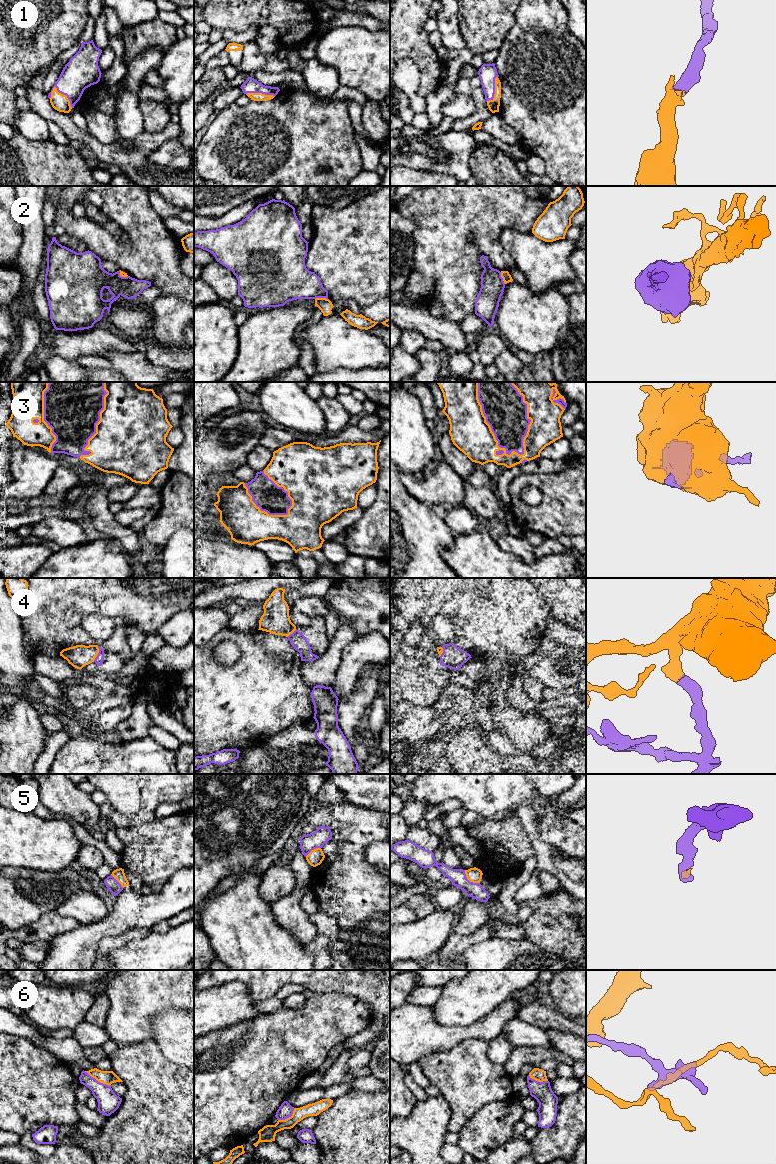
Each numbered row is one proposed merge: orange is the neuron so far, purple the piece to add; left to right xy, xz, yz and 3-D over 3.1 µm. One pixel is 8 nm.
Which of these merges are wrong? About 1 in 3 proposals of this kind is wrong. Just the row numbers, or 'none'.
2, 5, 6

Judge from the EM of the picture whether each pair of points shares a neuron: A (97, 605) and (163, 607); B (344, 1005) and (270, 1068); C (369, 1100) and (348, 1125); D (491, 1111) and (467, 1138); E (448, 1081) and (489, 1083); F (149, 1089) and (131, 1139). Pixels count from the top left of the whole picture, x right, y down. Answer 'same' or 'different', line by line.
A: same
B: same
C: same
D: same
E: same
F: same

